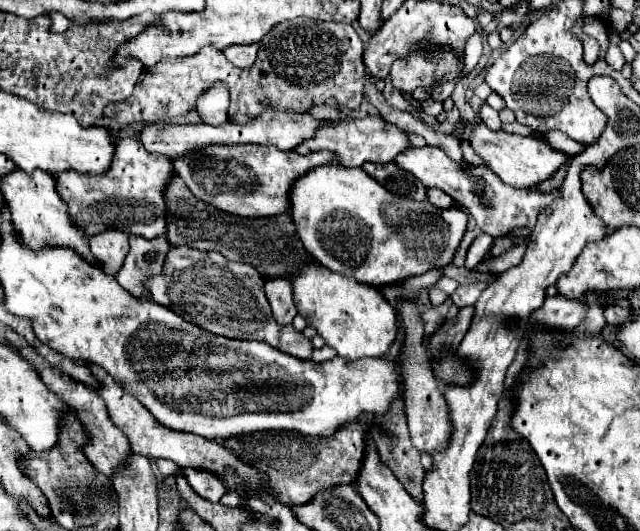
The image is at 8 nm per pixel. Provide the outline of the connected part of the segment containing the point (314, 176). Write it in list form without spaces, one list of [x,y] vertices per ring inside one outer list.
[[[319,165],[297,177],[289,189],[289,215],[299,241],[317,263],[331,271],[345,273],[359,283],[371,283],[373,287],[393,285],[411,275],[449,265],[467,227],[467,215],[457,207],[439,209],[429,201],[417,203],[401,199],[381,187],[371,175],[361,171],[361,167],[341,165]]]

